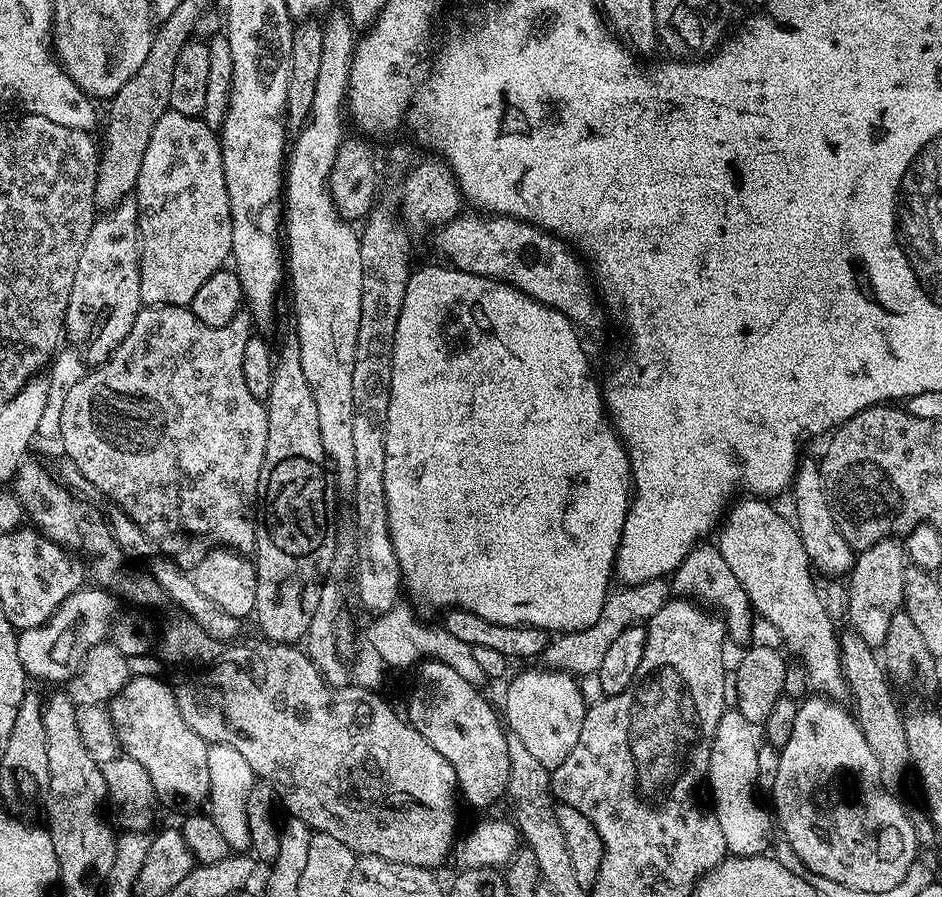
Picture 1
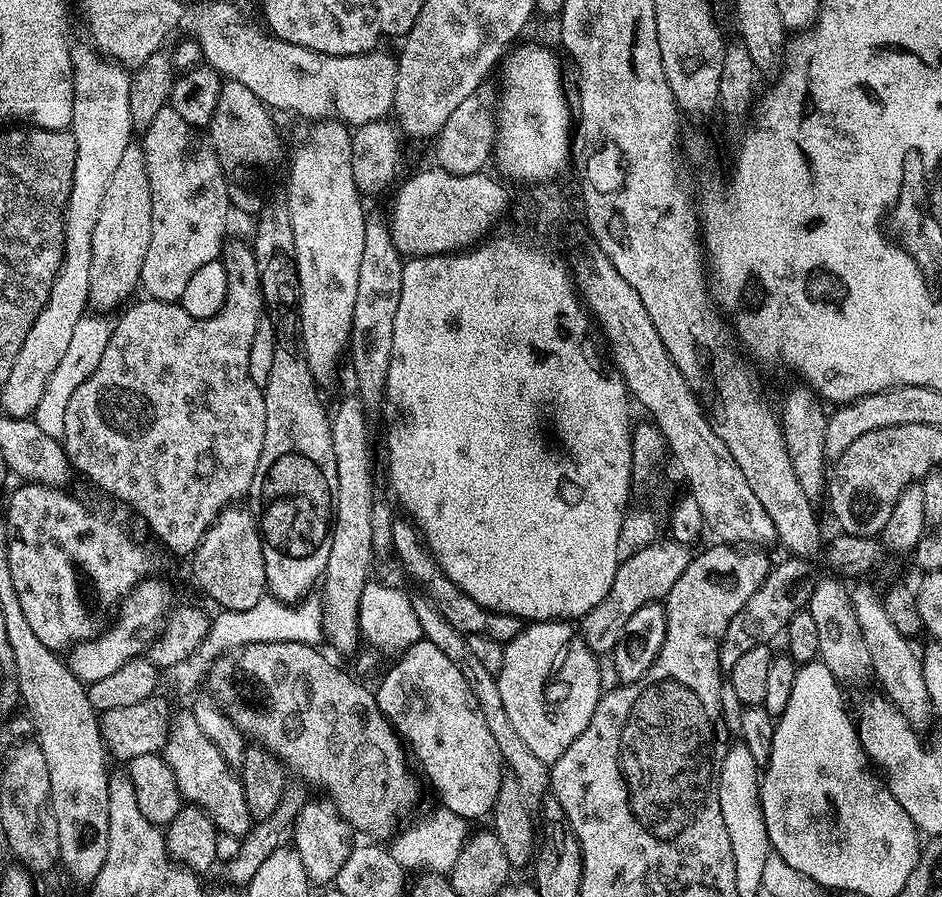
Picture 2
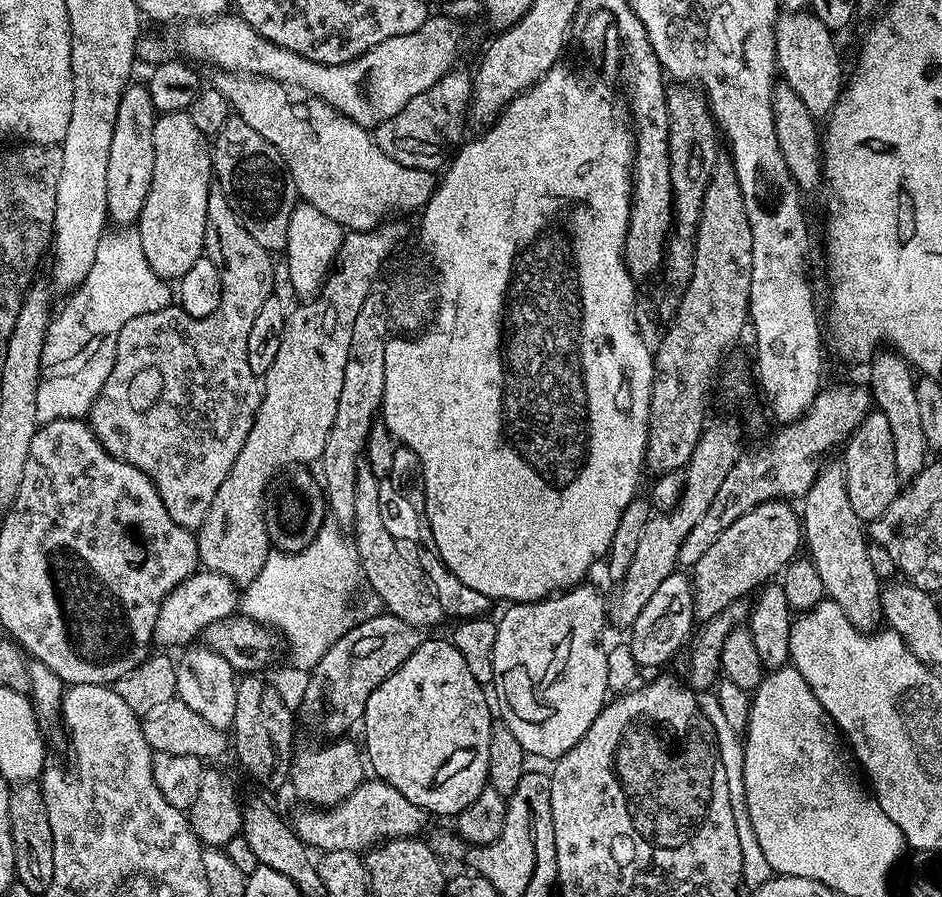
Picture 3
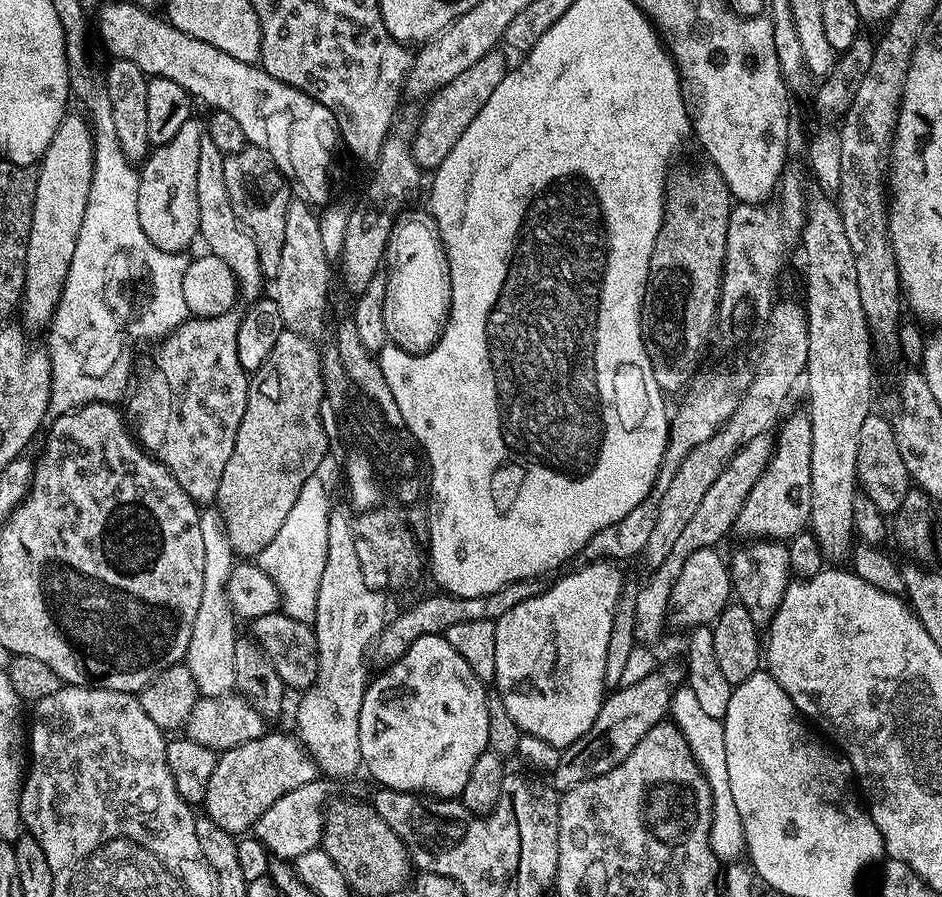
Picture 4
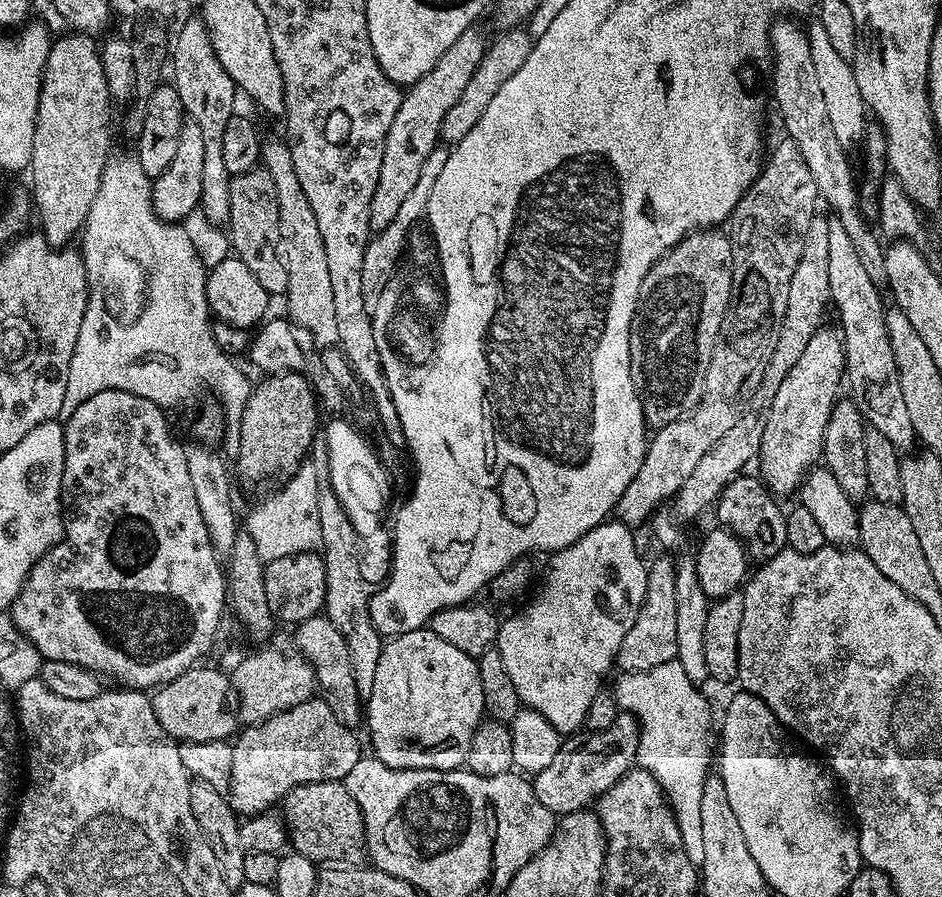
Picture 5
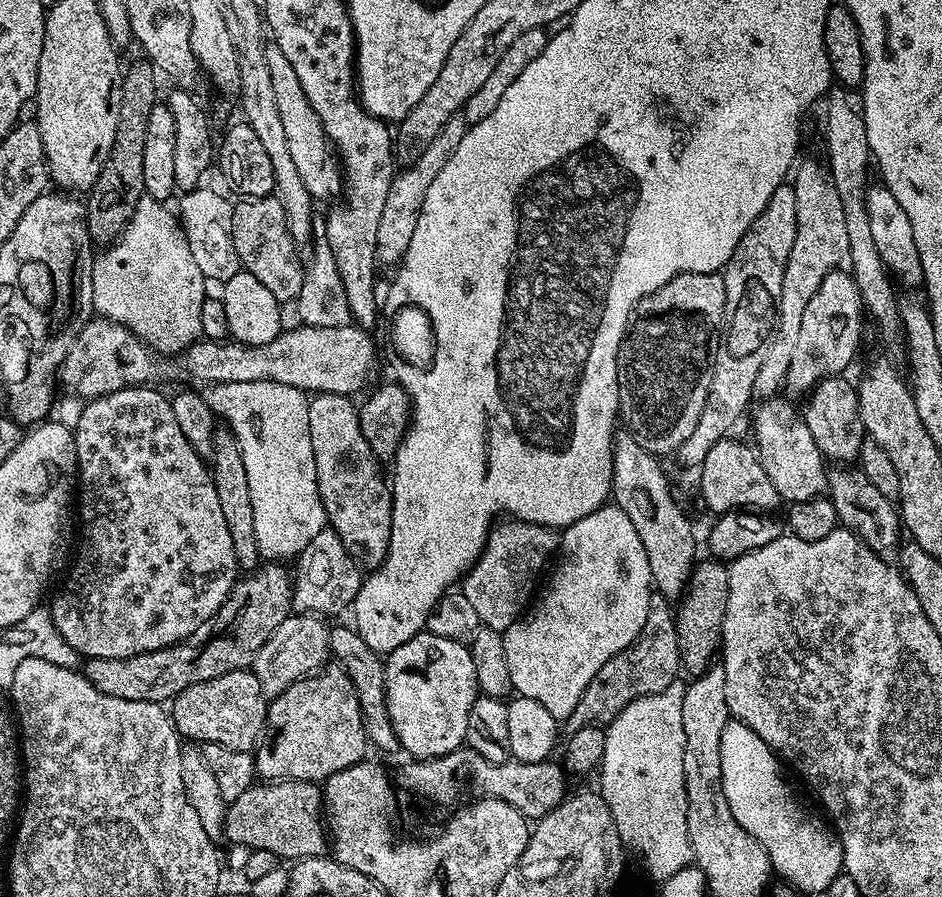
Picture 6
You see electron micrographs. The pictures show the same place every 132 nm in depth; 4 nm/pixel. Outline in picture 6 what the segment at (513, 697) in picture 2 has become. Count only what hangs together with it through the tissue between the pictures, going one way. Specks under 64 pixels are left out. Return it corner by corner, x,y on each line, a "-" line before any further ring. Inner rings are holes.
605,506
594,510
594,514
586,514
586,518
578,518
578,522
563,529
558,540
558,559
555,564
551,569
551,572
553,571
552,577
550,577
551,572
547,577
547,580
549,579
548,593
540,601
537,599
531,605
530,612
533,612
533,616
531,614
521,616
502,635
506,646
506,663
510,666
513,689
519,695
534,698
534,702
542,702
542,706
546,706
546,710
550,710
550,714
554,714
557,722
564,722
567,721
570,714
574,714
574,706
578,706
586,686
590,686
590,678
594,678
594,674
598,674
598,670
602,670
602,666
606,666
606,662
610,662
610,658
614,658
619,652
626,650
638,638
638,634
646,622
646,614
653,593
653,582
650,574
650,562
646,558
646,550
642,550
642,538
638,538
638,530
634,530
634,522
630,522
630,518
626,518
624,511
615,506

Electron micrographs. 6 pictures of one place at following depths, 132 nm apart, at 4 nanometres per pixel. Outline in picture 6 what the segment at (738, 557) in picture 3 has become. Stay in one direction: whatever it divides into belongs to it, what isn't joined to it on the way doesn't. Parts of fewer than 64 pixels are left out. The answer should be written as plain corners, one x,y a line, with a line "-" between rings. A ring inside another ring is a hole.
837,270
826,274
814,298
806,302
802,327
798,329
794,354
790,358
790,370
784,376
783,391
789,392
789,397
803,397
824,379
847,373
860,348
860,331
864,328
864,320
866,324
862,294
858,294
851,271

